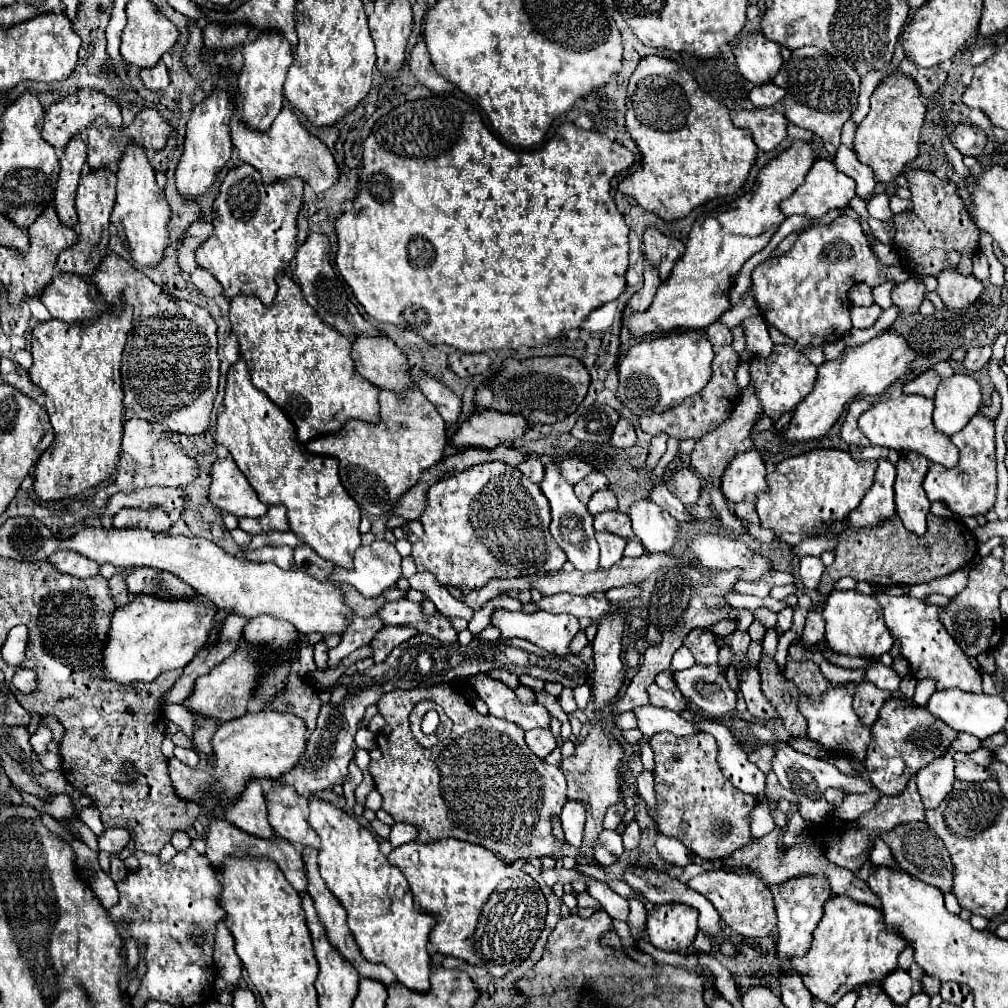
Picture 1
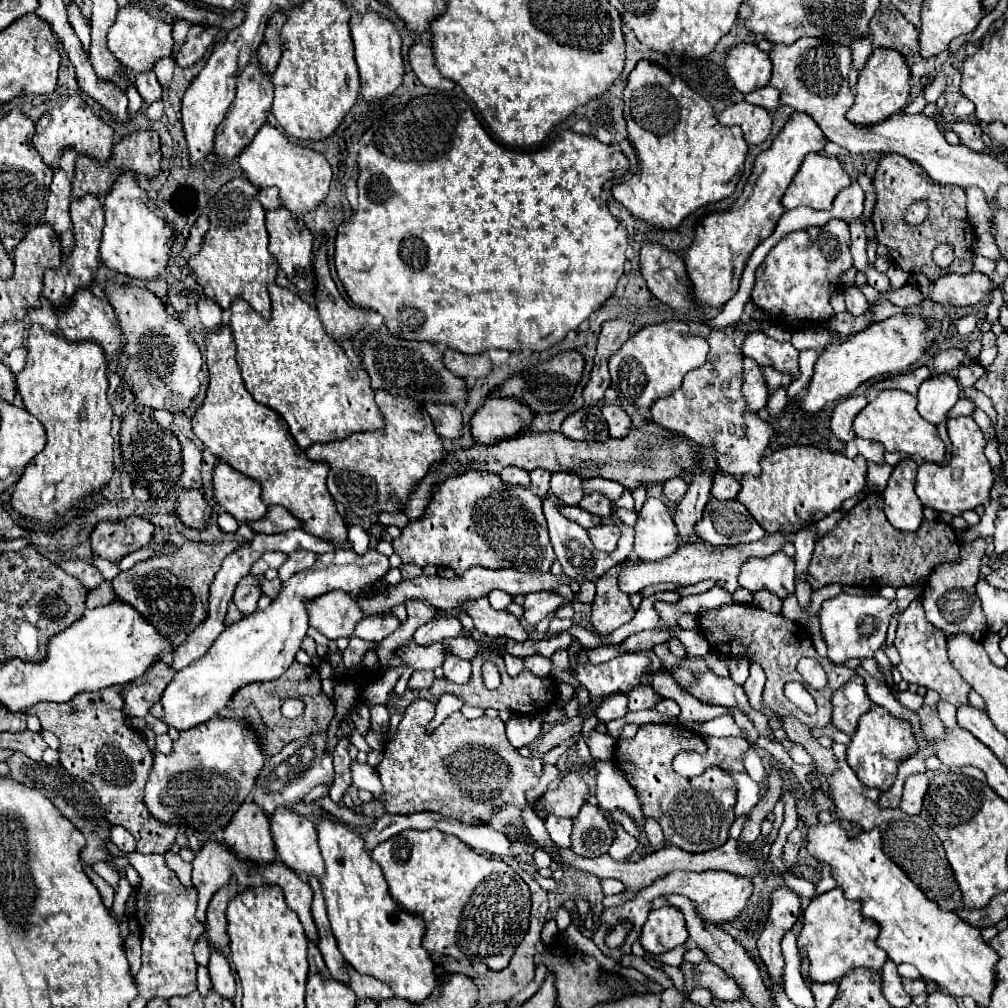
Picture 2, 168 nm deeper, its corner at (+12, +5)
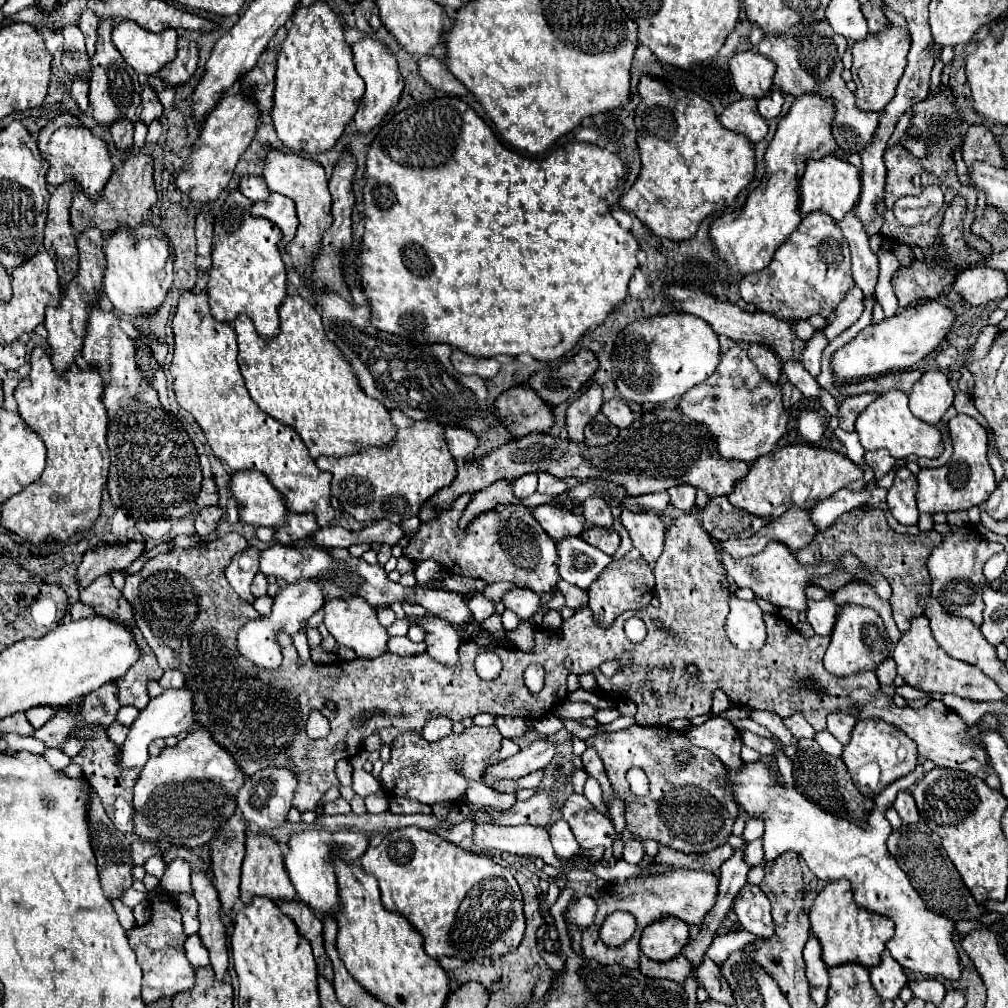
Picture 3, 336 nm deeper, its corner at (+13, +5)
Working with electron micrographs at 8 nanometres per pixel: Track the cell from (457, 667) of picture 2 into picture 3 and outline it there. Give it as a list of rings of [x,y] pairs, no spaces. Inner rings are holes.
[[[421,620],[419,626],[425,630],[427,654],[433,656],[439,664],[457,666],[459,660],[459,634],[445,620]]]

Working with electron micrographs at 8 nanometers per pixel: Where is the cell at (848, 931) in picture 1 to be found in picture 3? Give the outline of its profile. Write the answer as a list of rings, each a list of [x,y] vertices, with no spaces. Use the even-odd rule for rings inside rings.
[[[837,880],[825,886],[815,898],[811,910],[811,936],[817,936],[823,948],[823,962],[827,968],[835,968],[847,962],[857,962],[865,968],[877,966],[881,962],[881,952],[885,950],[887,940],[893,936],[893,922],[885,916],[873,914],[865,908],[859,908],[853,902],[853,892],[847,880]]]

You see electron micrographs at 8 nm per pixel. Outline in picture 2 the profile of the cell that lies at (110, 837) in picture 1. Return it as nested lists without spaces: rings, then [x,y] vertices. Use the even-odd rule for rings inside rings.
[[[114,826],[110,832],[112,832],[112,842],[114,842],[122,852],[134,852],[134,850],[136,850],[136,840],[134,840],[134,836],[132,836],[126,828]]]

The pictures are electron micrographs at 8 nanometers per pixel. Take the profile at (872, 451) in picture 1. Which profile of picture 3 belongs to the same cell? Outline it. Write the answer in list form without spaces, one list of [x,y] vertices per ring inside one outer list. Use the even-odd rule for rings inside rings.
[[[885,450],[865,452],[865,462],[875,472],[875,480],[881,480],[895,466],[895,458],[889,456],[889,452],[885,452]]]

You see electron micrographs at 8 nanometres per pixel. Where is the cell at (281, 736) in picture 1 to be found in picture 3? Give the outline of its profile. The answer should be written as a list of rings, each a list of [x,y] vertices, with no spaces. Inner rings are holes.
[[[205,728],[189,732],[185,740],[167,746],[143,766],[133,798],[135,836],[143,842],[159,842],[165,848],[171,844],[189,848],[207,844],[217,828],[237,812],[233,796],[241,790],[241,784],[245,784],[245,778],[245,772],[237,768],[233,756],[229,756]]]

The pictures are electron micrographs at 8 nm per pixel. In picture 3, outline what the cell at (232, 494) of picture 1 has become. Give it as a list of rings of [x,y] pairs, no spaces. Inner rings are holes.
[[[233,472],[229,478],[229,490],[231,496],[237,500],[241,522],[271,528],[277,528],[285,522],[285,502],[261,472]]]

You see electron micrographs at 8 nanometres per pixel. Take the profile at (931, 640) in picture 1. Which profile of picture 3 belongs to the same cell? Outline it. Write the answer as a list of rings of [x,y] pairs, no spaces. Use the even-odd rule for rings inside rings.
[[[917,616],[911,620],[909,632],[903,632],[899,642],[895,644],[893,660],[897,664],[897,674],[905,680],[905,684],[913,688],[921,688],[923,692],[955,694],[959,698],[983,700],[983,702],[1003,700],[1003,692],[997,688],[997,684],[991,678],[987,678],[983,672],[979,672],[971,664],[965,664],[961,660],[947,656],[947,652],[935,642],[927,616]]]

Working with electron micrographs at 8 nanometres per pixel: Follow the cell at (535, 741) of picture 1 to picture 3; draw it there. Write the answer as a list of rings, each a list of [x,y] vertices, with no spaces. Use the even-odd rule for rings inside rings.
[[[497,716],[495,726],[499,728],[503,738],[519,738],[529,730],[523,718],[509,718],[509,716]]]

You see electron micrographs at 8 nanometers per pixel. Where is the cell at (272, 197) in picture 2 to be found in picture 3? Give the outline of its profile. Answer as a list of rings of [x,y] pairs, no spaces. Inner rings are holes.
[[[243,176],[239,182],[239,190],[251,198],[253,202],[259,200],[267,200],[267,196],[271,196],[271,190],[267,188],[267,184],[261,180],[261,176]]]

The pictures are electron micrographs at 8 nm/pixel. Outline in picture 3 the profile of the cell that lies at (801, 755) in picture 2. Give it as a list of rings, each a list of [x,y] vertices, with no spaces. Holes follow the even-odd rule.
[[[753,712],[751,714],[751,720],[755,720],[757,724],[761,724],[761,726],[765,726],[775,738],[779,738],[781,740],[781,744],[783,746],[799,746],[799,742],[795,740],[795,736],[783,726],[783,720],[779,718],[779,716],[775,716],[775,714],[769,714],[769,712]]]

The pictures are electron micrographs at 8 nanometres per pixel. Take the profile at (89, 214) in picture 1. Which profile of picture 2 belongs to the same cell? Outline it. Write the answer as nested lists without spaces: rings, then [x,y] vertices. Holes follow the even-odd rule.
[[[88,196],[86,200],[74,200],[70,204],[70,214],[72,214],[72,222],[74,222],[74,250],[70,252],[70,256],[62,258],[62,266],[56,270],[46,270],[44,276],[44,298],[54,306],[66,306],[74,292],[78,288],[90,288],[96,268],[98,268],[98,248],[100,248],[100,236],[102,236],[102,228],[104,228],[104,210],[98,198]]]

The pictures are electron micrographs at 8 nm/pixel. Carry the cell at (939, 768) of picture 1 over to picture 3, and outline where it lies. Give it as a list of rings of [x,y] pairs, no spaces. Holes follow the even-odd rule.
[[[901,790],[897,794],[893,806],[895,806],[895,810],[899,812],[899,816],[901,816],[901,820],[905,824],[915,824],[919,820],[919,810],[917,810],[915,800],[913,800],[913,796],[911,796],[909,790]]]

